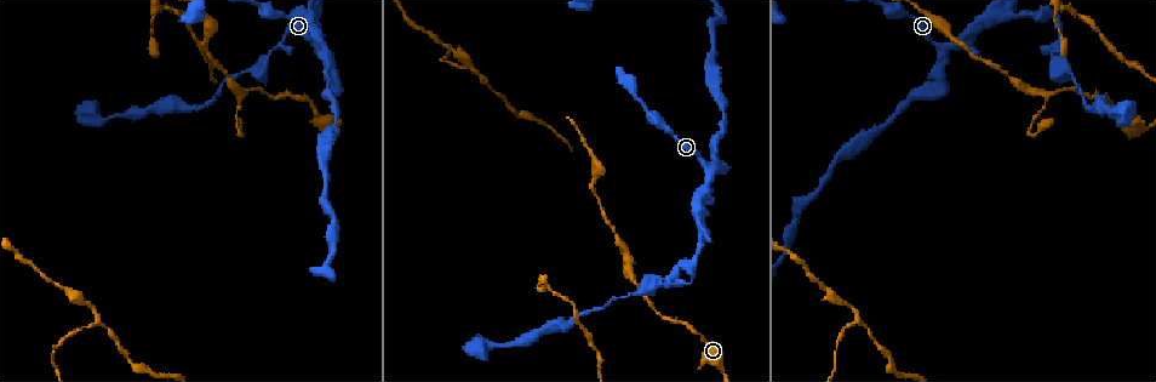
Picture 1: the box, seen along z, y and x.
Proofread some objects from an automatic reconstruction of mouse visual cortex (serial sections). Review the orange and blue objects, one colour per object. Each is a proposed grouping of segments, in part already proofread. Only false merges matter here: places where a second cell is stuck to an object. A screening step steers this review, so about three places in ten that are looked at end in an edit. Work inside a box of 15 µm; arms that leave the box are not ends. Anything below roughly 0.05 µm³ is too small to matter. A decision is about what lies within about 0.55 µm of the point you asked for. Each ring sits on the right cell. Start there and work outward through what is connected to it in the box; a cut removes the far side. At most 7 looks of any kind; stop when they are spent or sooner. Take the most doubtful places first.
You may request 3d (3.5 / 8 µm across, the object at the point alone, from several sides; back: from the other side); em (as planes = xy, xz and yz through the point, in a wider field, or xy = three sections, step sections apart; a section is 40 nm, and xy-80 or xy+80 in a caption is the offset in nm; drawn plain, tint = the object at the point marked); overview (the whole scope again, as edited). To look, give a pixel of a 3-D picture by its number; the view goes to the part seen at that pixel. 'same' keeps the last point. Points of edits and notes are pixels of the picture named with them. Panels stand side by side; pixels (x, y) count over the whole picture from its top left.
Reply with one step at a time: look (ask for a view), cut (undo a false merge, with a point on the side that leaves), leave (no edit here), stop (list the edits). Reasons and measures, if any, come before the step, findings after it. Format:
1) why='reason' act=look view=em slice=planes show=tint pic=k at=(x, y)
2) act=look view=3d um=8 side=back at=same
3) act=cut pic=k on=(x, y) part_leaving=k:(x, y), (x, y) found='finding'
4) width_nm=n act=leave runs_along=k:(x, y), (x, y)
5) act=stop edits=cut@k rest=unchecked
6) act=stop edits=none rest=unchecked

why='abrupt turn' act=look view=3d um=3.5 pic=1 at=(669, 283)

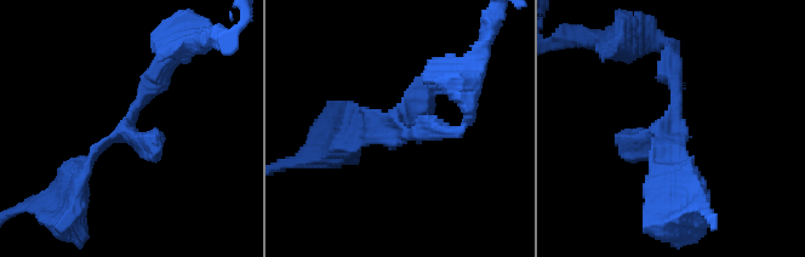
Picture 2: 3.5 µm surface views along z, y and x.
why='shape alone is not enough' act=look view=em slice=xy step=2 show=tint pic=2 at=(128, 128)

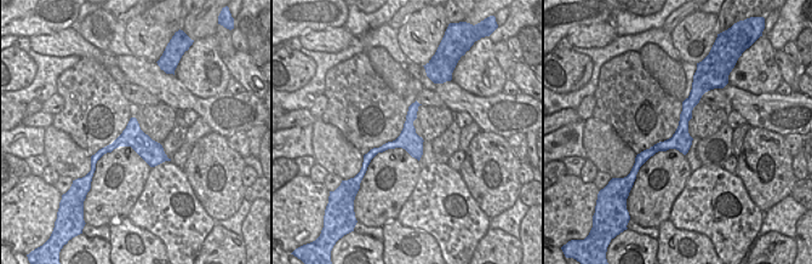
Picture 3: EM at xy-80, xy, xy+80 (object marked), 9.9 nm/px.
why='another direction' act=look view=em slice=xy step=1 show=tint at=same

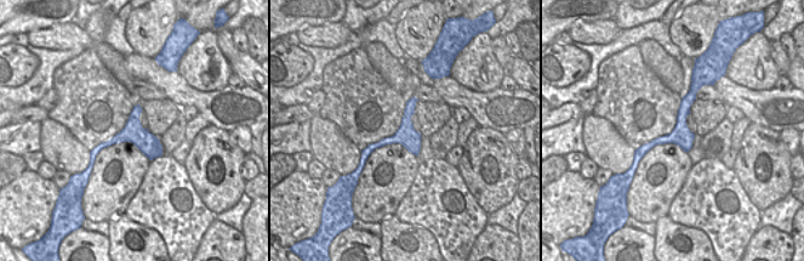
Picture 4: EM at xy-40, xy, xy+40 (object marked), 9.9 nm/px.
width_nm=200 act=leave runs_along=4:(696, 80), (680, 128), (636, 159) found='continuous, no second cell'

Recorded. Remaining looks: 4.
why='narrows sharply' act=look view=3d um=3.5 pic=1 at=(1072, 76)

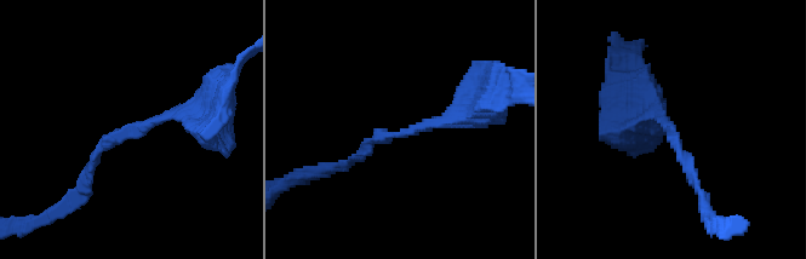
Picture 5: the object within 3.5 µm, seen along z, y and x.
arm_widths_nm=150,200 act=look view=em slice=xy step=1 show=tint pic=5 at=(674, 130)

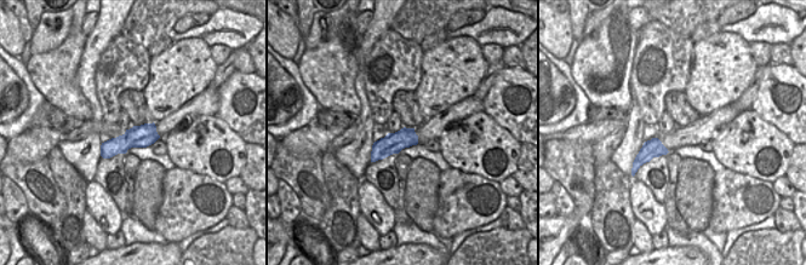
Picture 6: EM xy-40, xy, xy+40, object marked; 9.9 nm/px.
act=look view=em slice=xy step=5 show=tint at=same

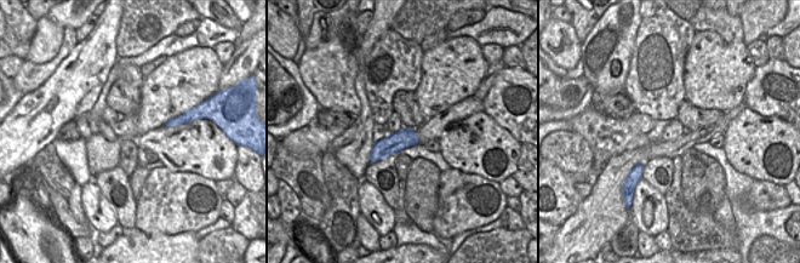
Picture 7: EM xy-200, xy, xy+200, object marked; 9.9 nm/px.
width_nm=220 act=leave runs_along=5:(194, 113), (109, 138), (79, 194) found='one cell here'

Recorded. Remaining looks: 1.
act=stop edits=none rest=unchecked

